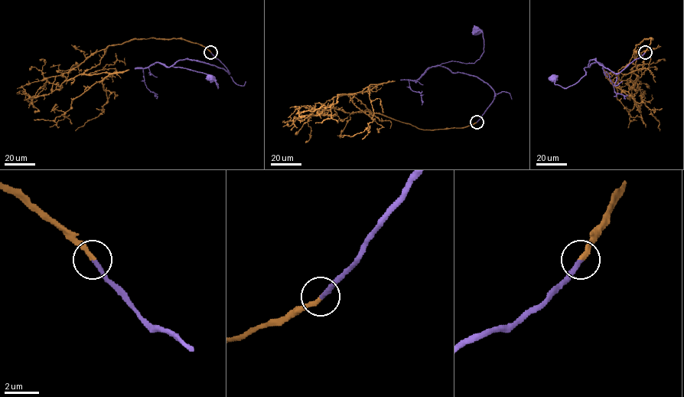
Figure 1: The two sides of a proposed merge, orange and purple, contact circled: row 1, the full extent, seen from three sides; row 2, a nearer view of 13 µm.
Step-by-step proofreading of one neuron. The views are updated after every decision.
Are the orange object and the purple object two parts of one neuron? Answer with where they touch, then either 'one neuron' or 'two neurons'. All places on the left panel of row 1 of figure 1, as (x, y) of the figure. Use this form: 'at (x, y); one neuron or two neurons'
at (210, 52); one neuron

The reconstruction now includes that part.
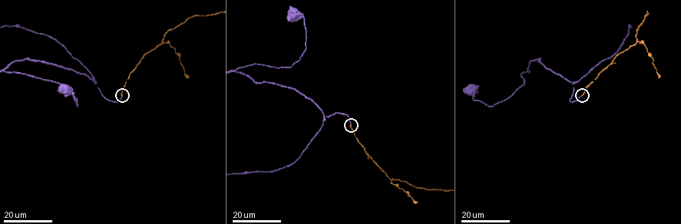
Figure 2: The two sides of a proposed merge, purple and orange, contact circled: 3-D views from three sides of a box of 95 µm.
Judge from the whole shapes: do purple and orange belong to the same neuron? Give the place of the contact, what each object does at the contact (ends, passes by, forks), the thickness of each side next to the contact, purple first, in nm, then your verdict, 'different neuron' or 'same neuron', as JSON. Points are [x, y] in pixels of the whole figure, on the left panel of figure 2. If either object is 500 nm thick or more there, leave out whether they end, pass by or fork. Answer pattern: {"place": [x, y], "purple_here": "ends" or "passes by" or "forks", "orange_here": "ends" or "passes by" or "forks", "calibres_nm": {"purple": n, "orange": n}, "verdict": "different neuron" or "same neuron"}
{"place": [122, 95], "purple_here": "ends", "orange_here": "ends", "calibres_nm": {"purple": 170, "orange": 240}, "verdict": "different neuron"}

